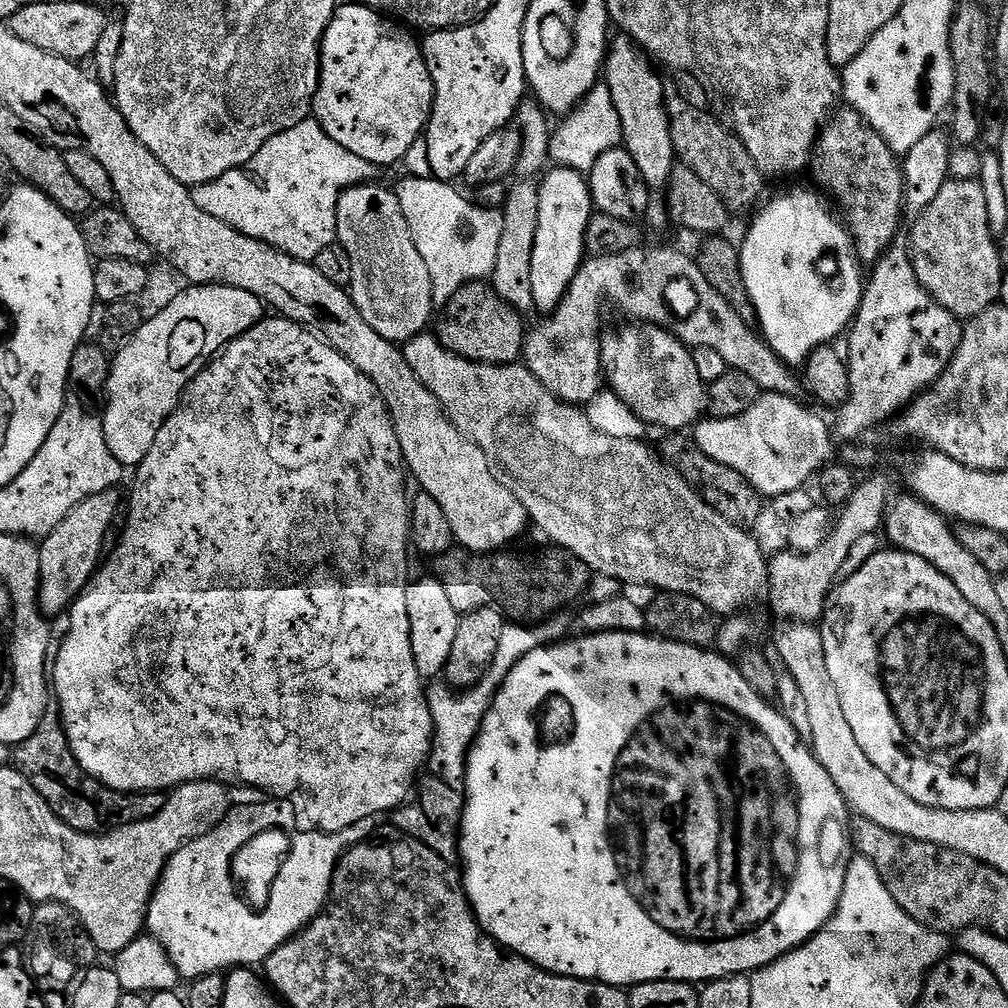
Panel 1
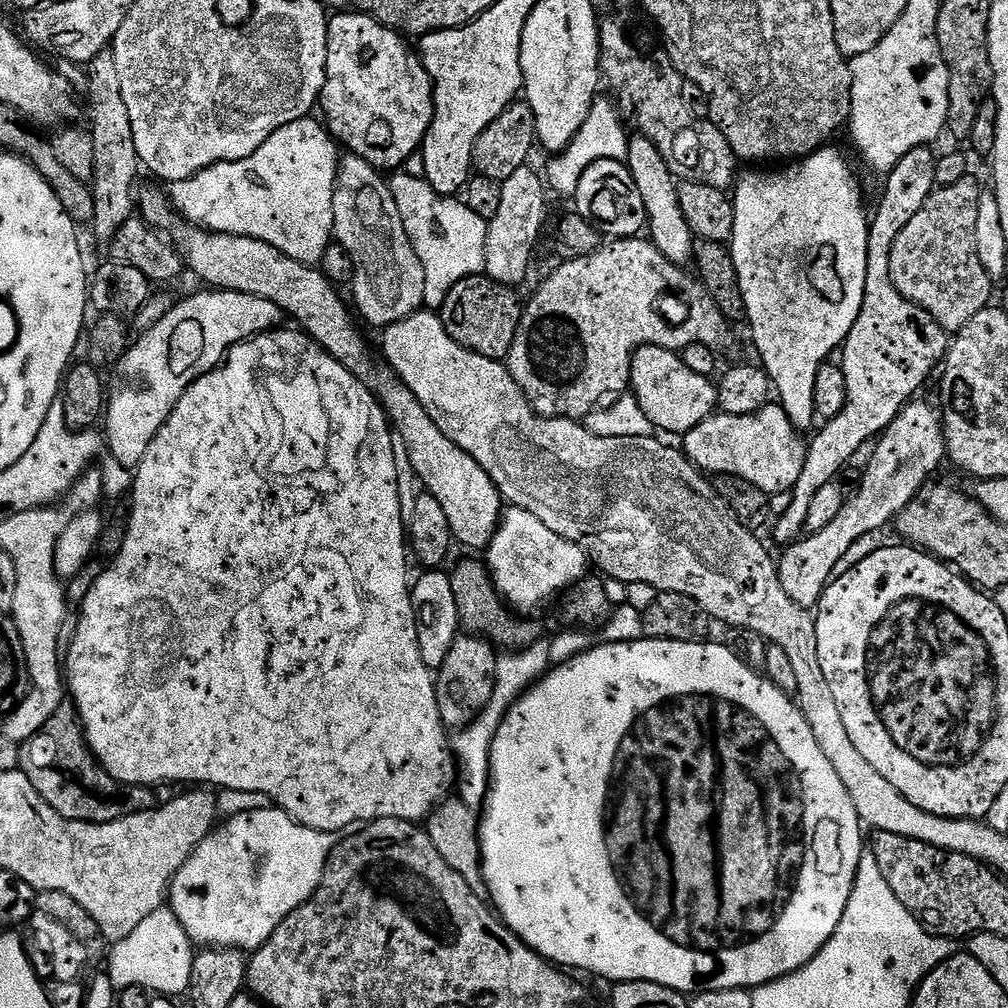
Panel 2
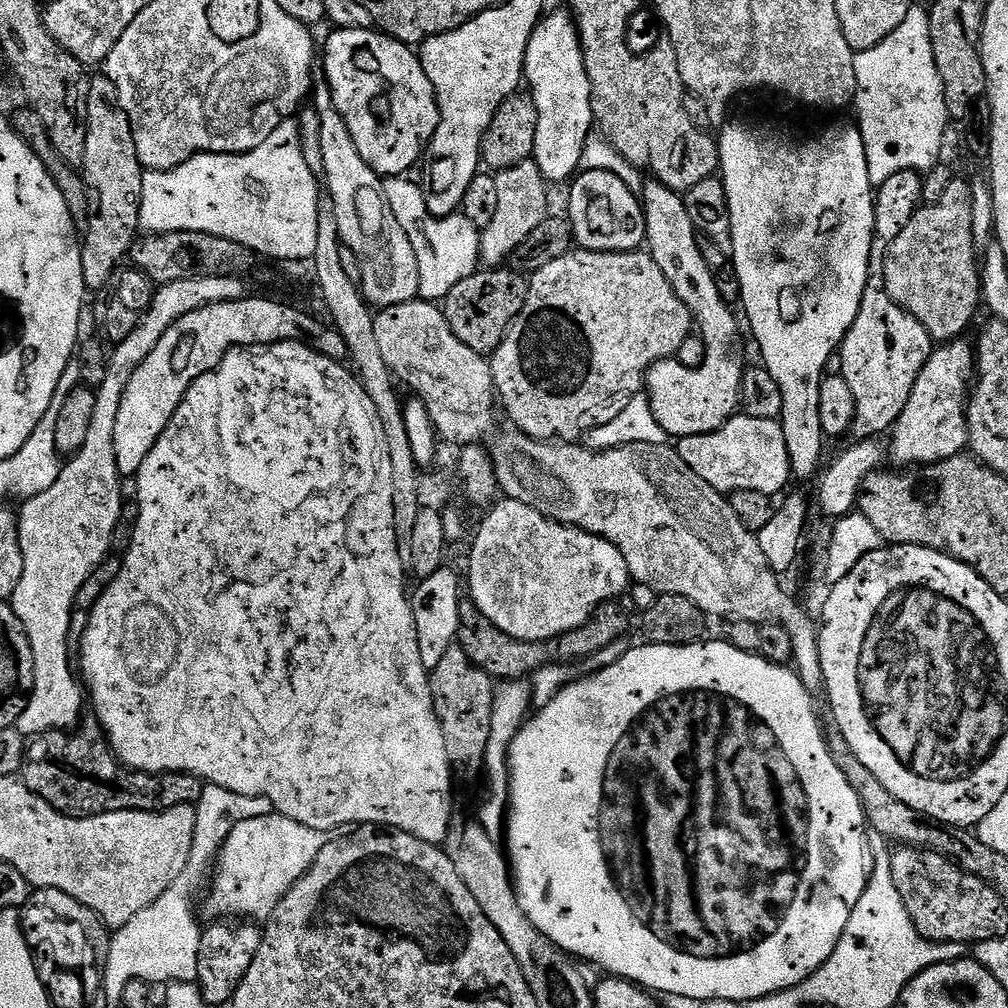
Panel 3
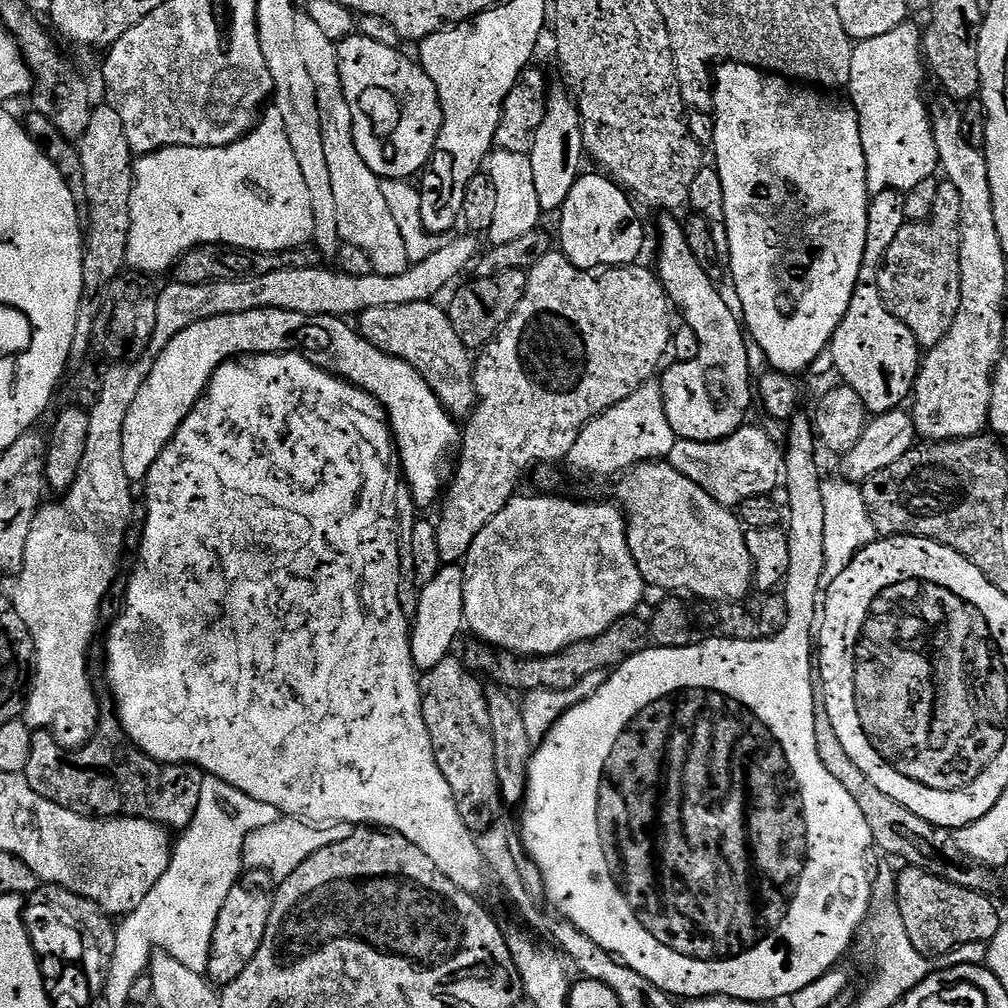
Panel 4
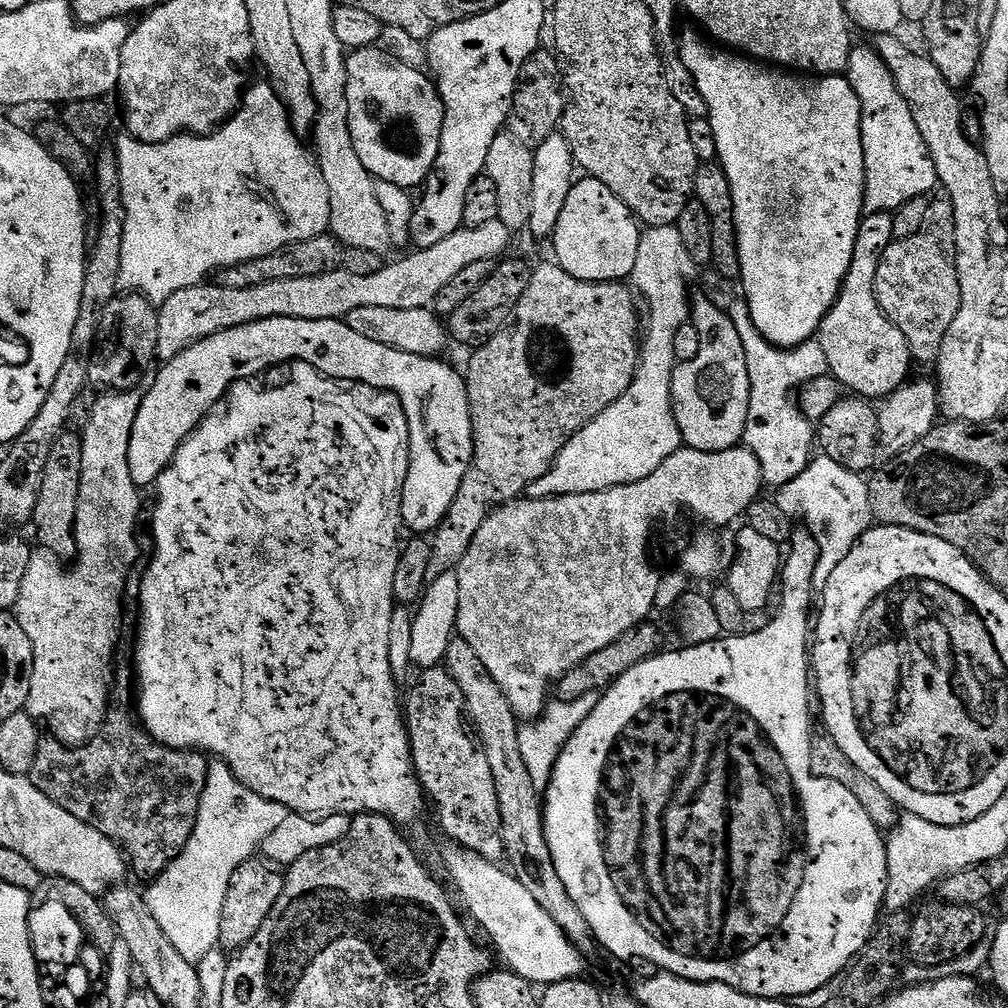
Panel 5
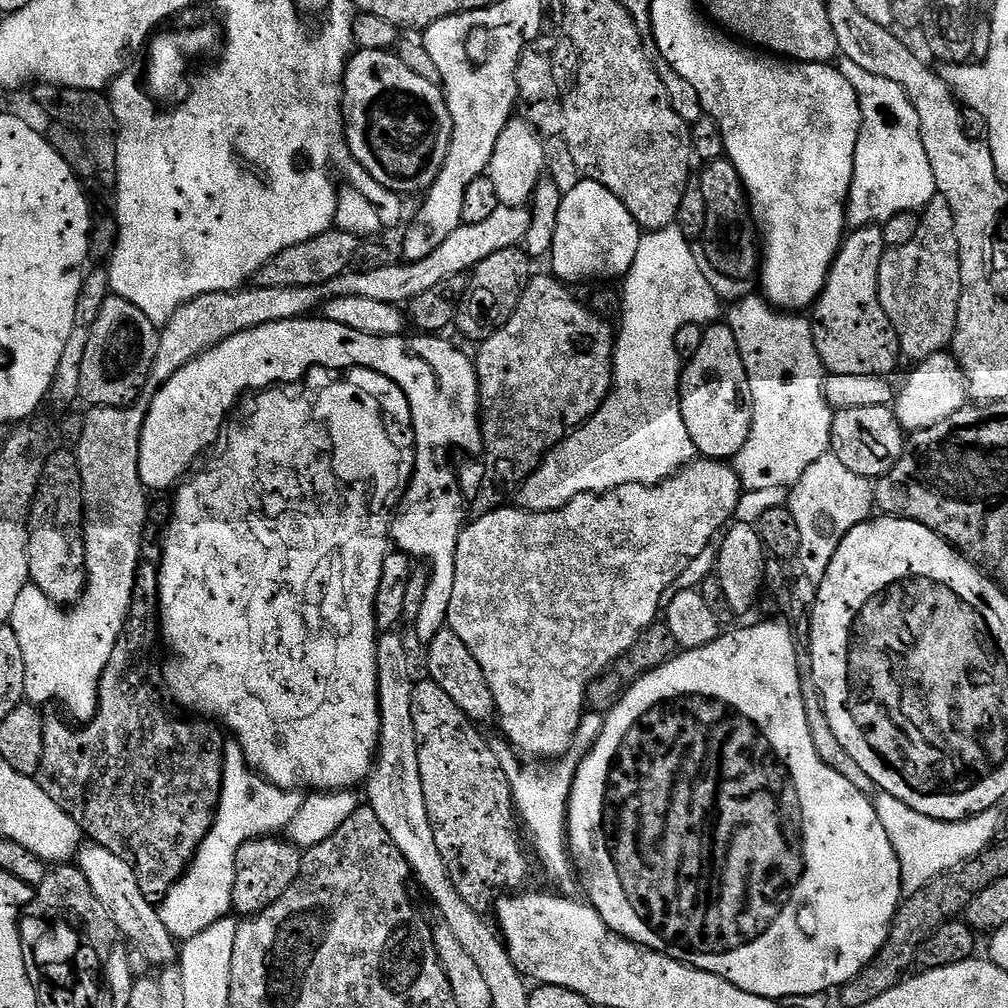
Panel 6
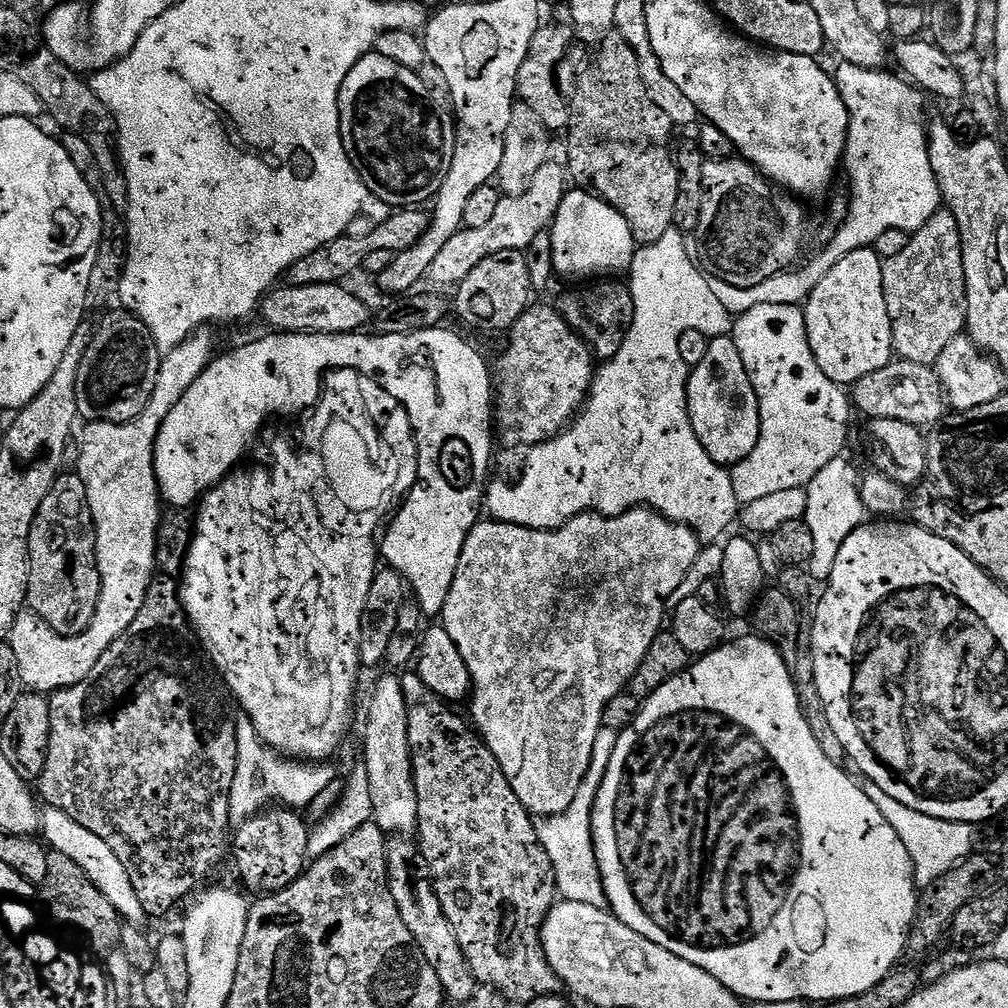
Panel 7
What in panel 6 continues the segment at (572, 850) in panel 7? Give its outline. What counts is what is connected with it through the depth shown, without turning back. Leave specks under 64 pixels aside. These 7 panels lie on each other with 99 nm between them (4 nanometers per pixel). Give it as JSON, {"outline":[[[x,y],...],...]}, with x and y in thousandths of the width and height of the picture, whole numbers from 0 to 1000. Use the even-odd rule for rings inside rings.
{"outline":[[[585,704],[575,715],[574,724],[568,730],[568,737],[564,742],[564,749],[557,751],[548,761],[547,766],[534,764],[532,760],[518,766],[515,758],[517,755],[505,743],[493,743],[492,751],[495,759],[498,760],[499,767],[502,768],[503,775],[506,776],[509,798],[513,803],[513,809],[517,816],[521,819],[530,831],[530,839],[535,853],[540,856],[540,861],[544,864],[544,869],[548,873],[553,873],[556,877],[563,877],[567,873],[569,866],[569,853],[563,843],[563,794],[570,782],[571,769],[578,759],[578,753],[586,745],[591,734],[594,734],[597,720],[601,717],[600,711],[590,705]]]}

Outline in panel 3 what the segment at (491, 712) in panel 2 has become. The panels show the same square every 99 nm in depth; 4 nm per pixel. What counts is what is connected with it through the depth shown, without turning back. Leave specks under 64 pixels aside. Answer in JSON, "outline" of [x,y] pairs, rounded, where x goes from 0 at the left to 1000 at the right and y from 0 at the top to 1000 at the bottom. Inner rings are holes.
{"outline":[[[525,674],[497,676],[490,692],[490,708],[488,709],[488,727],[482,740],[480,753],[480,770],[484,774],[484,782],[488,785],[488,794],[484,794],[476,802],[474,816],[486,827],[486,831],[495,834],[502,825],[502,811],[506,806],[506,747],[508,737],[514,733],[516,721],[522,716],[524,704],[528,702],[528,678]]]}

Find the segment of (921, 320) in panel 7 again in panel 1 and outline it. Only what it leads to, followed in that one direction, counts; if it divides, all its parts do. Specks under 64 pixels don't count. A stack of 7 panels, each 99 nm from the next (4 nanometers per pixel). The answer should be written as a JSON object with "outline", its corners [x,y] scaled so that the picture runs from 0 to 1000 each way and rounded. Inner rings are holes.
{"outline":[[[941,177],[935,188],[931,188],[927,200],[923,200],[923,204],[919,204],[919,208],[912,210],[906,218],[909,219],[905,222],[905,238],[903,237],[905,264],[915,285],[950,315],[963,315],[974,312],[974,308],[985,305],[991,299],[998,266],[992,260],[990,238],[983,230],[978,193],[971,178],[950,180]]]}

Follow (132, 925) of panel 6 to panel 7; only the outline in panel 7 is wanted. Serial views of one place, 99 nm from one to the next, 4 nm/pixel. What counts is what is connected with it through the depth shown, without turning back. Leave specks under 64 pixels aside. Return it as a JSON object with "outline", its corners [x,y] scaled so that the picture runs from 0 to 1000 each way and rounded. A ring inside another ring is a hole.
{"outline":[[[50,801],[43,803],[40,820],[47,840],[53,845],[65,847],[65,851],[77,855],[77,859],[85,863],[85,871],[89,871],[89,875],[93,875],[93,879],[97,879],[97,883],[101,883],[101,887],[109,891],[109,899],[117,903],[120,914],[136,919],[144,916],[141,895],[137,895],[137,887],[133,884],[133,878],[129,876],[129,867],[125,867],[125,859],[121,859],[121,854],[113,848],[113,843],[109,843],[109,839],[105,839],[105,835],[97,831],[97,827],[89,827],[89,823],[85,823],[85,819],[77,819],[77,815],[69,812],[69,808]]]}

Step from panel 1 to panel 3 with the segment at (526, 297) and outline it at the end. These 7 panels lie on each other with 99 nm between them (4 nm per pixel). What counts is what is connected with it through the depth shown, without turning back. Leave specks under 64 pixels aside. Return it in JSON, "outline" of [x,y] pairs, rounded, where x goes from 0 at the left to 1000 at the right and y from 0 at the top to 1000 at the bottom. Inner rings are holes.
{"outline":[[[531,158],[514,161],[514,165],[495,168],[491,172],[494,181],[494,205],[486,224],[476,231],[476,257],[481,267],[487,268],[505,261],[507,253],[525,236],[526,230],[546,213],[544,189],[546,184]]]}

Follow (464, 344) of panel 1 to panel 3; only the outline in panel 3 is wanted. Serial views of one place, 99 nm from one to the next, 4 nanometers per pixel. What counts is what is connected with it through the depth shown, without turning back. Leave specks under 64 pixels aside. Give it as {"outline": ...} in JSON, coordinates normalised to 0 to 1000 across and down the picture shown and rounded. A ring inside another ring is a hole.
{"outline":[[[504,264],[474,268],[466,276],[458,276],[458,280],[454,280],[454,284],[450,284],[438,299],[440,314],[454,339],[462,339],[466,347],[478,354],[491,349],[522,300],[524,280],[525,275],[521,271],[509,269]]]}

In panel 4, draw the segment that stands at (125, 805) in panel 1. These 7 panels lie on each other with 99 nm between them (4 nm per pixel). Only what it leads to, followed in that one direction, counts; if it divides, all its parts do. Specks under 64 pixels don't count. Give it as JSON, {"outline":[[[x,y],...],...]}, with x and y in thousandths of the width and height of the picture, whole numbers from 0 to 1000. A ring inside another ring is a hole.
{"outline":[[[107,700],[100,701],[95,727],[81,742],[63,742],[51,726],[33,725],[30,756],[26,756],[22,769],[42,792],[78,810],[97,813],[132,810],[168,823],[188,819],[196,804],[203,771],[203,767],[190,758],[160,758],[149,752],[126,730],[119,711]]]}

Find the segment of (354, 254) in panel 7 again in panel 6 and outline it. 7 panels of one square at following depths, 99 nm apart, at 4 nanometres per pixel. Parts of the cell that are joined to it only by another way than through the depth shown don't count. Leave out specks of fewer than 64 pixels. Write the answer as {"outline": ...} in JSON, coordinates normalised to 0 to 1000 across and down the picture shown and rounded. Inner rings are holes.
{"outline":[[[336,228],[320,230],[315,236],[308,236],[308,240],[296,240],[296,244],[288,244],[280,248],[280,252],[272,252],[260,268],[252,276],[253,285],[264,288],[284,288],[285,286],[318,286],[327,281],[349,265],[349,257],[358,239],[351,232],[343,232]]]}

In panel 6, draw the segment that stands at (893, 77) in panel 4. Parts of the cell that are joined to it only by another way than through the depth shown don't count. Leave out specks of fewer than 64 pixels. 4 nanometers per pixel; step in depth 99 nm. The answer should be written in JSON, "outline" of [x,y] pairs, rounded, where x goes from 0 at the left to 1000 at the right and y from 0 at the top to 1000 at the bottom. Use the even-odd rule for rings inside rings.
{"outline":[[[834,59],[831,66],[833,74],[838,75],[842,85],[849,90],[851,106],[855,109],[855,121],[851,124],[847,149],[847,177],[841,184],[840,221],[845,222],[846,227],[859,226],[876,223],[877,219],[896,210],[912,211],[931,191],[927,169],[923,169],[923,157],[919,157],[919,145],[915,145],[911,113],[903,97],[899,97],[891,81],[871,77],[871,73],[863,73],[855,69],[855,65],[847,65],[847,62]]]}

